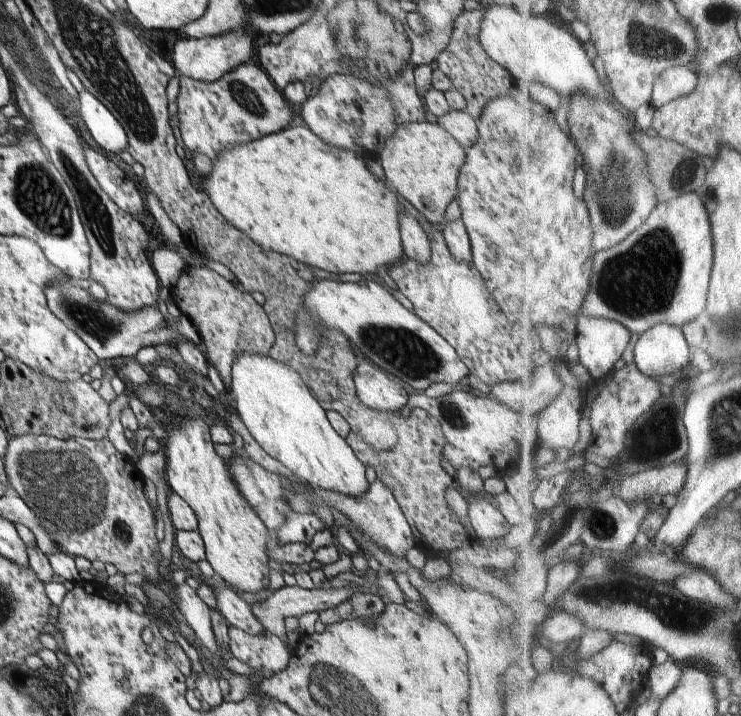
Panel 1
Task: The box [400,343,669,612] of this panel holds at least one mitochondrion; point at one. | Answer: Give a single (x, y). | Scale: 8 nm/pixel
(602, 526)

